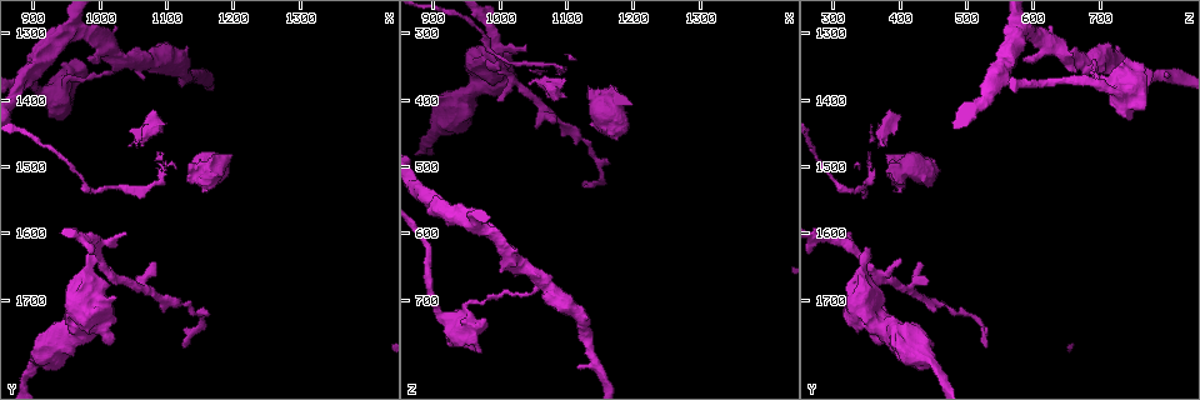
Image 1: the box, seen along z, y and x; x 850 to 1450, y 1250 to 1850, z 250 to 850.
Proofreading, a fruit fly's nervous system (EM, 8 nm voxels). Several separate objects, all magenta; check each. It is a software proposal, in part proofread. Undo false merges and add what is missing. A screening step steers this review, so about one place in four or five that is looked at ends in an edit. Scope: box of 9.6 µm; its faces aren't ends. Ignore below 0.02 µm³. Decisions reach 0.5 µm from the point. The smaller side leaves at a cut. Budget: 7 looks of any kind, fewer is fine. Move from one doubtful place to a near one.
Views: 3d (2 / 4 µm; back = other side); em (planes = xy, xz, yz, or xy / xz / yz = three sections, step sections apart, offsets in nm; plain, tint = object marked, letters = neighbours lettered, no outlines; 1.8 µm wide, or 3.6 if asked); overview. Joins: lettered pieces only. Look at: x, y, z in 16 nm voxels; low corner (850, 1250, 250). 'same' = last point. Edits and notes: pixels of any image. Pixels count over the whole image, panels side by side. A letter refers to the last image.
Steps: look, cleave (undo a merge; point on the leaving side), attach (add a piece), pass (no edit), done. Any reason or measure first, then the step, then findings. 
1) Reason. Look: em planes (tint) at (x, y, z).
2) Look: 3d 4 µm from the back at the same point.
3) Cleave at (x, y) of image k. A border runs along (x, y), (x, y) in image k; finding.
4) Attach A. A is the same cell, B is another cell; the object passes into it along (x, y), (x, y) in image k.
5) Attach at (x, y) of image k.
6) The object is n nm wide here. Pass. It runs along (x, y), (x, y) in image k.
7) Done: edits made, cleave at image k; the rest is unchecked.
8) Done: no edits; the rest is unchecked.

Look: 3d 2 µm at (1065, 1345, 675).

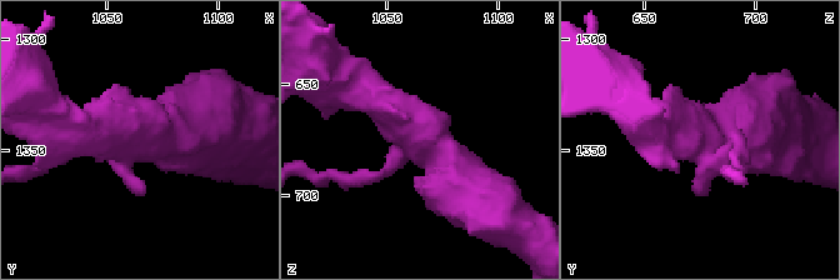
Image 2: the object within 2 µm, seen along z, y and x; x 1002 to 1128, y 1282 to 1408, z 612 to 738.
Need the tissue. Look: em yz step 4 (tint) at (1061, 1348, 678).

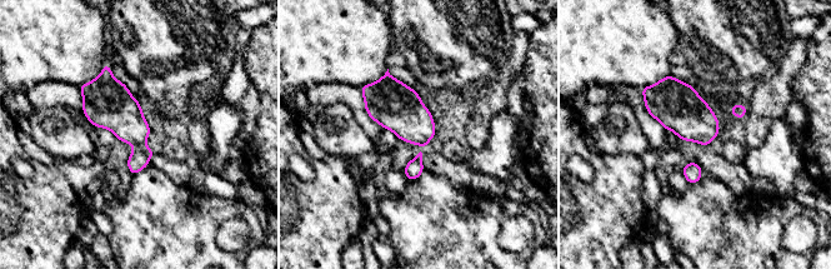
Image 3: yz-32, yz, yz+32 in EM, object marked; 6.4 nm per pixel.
See the neighbours. Look: em yz step 4 (letters) at the same point.

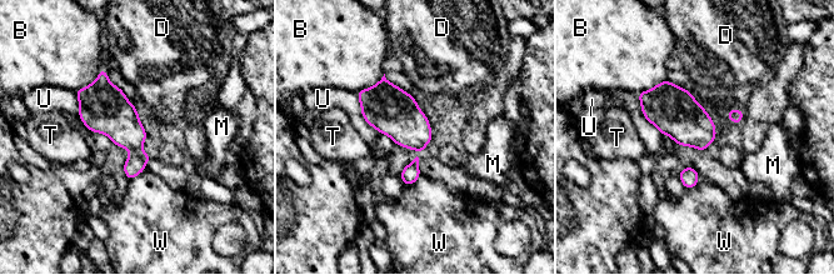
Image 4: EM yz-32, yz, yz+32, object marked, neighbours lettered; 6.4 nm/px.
The longest contact is with U, 320 nm. Cleave at (135, 164) of image 4. B, D, M, T, U and W are other cells; a border runs along (141, 149), (131, 151) in image 4; two neurons meet here.

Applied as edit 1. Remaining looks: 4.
Branch point. Look: em planes (tint) at (965, 1295, 590).

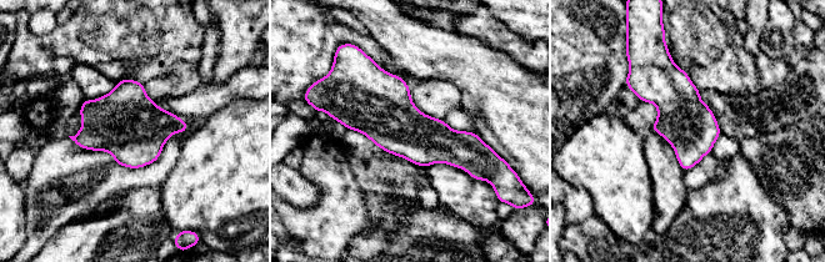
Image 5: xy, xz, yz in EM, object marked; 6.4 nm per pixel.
See the neighbours. Look: em planes (letters) at the same point.

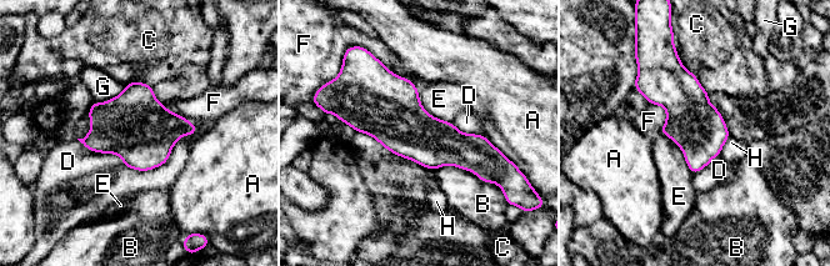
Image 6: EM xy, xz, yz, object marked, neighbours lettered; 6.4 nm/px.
The object is 340 nm wide here. Pass. A, B, C, D, E, F, G and H are other cells; a border runs along (416, 91), (433, 116), (451, 123) in image 6; all the same neuron.

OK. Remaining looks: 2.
An open end. Look: em planes (letters) at (1130, 1770, 530).

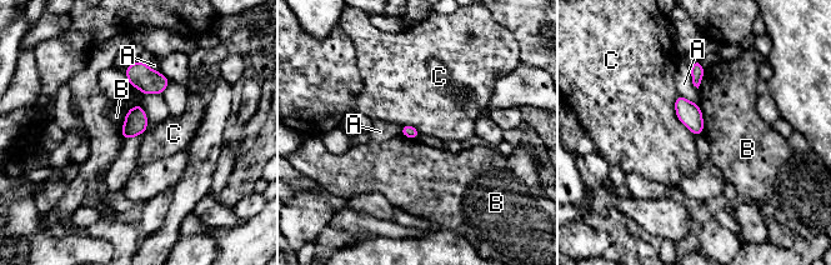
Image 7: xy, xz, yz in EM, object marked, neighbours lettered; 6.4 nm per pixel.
Pass. A, B and C are other cells; a border runs along (677, 94), (676, 118), (696, 135) in image 7; none of them fits.

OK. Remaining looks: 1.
Done: edits made, cleave at image 4; the rest is unchecked.

